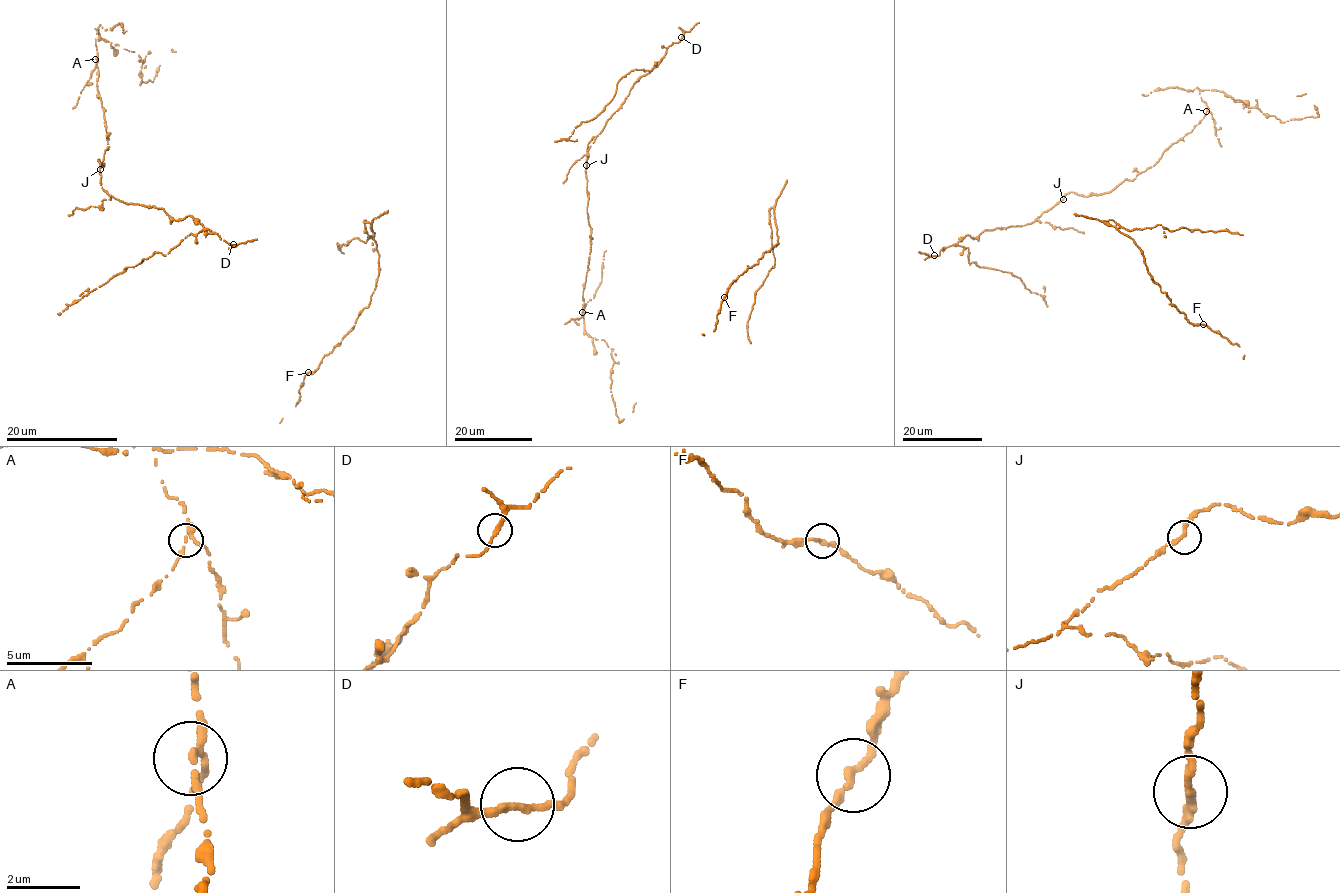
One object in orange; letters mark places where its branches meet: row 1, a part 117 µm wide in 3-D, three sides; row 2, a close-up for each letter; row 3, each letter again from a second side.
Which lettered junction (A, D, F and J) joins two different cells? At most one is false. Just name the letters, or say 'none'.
A

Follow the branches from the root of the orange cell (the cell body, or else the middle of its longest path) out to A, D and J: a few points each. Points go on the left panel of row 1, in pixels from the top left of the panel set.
A: (143, 205), (115, 199), (100, 185), (97, 160), (101, 167), (104, 165), (108, 144), (96, 89), (96, 59)
D: (143, 205), (161, 207), (174, 220), (191, 215), (204, 228), (233, 244)
J: (143, 205), (126, 204), (110, 195), (100, 185), (100, 169)

